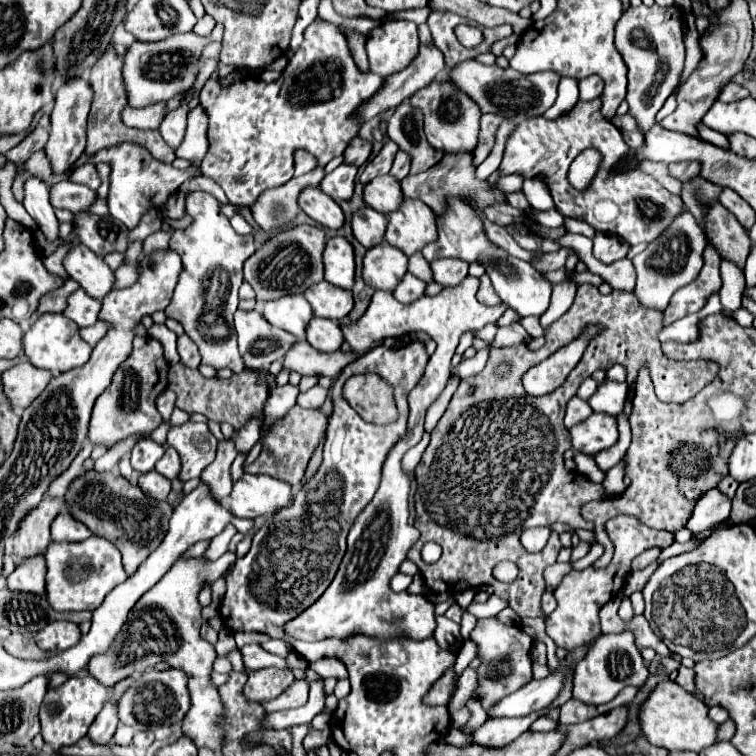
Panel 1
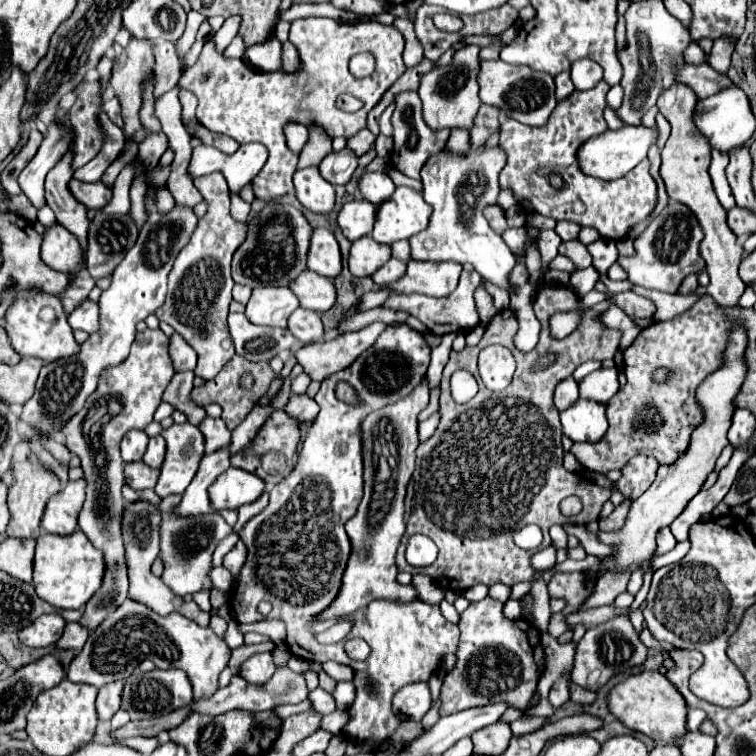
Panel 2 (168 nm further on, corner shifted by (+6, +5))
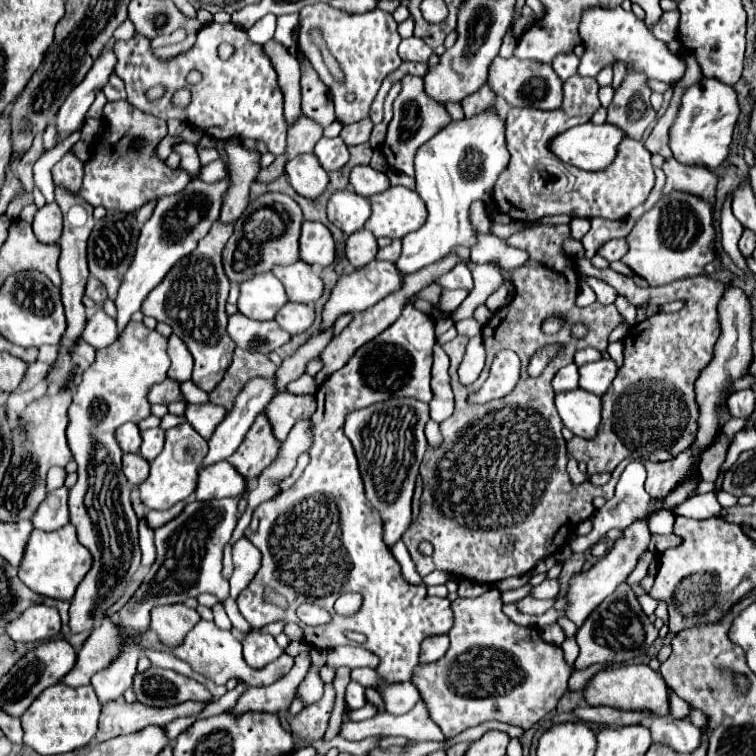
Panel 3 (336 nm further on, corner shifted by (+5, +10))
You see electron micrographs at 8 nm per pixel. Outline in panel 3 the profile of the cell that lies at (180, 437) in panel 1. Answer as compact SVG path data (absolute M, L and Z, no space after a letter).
M186 422L180 428L170 428L166 432L166 446L164 450L150 462L150 476L138 486L140 500L146 504L148 510L164 510L172 508L172 504L188 498L198 480L198 470L202 468L202 460L208 452L206 440Z

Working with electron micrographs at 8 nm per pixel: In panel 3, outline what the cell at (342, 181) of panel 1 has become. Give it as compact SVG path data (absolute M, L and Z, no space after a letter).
M320 138L314 146L314 154L326 172L340 170L348 162L348 148L340 138Z

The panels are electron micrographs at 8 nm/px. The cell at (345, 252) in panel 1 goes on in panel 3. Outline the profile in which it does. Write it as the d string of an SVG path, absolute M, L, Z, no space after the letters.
M304 222L300 230L300 256L316 268L326 268L334 260L334 240L320 222Z

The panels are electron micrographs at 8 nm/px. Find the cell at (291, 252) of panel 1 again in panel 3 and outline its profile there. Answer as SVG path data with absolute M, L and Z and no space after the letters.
M270 192L252 200L244 214L236 220L234 232L228 238L228 244L222 252L224 272L230 278L230 282L240 284L252 274L268 272L274 264L294 264L296 260L300 260L298 238L302 220L304 218L300 206L286 194Z

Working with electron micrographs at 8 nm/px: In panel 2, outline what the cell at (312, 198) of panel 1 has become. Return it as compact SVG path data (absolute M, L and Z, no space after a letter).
M315 167L299 169L293 175L299 203L319 215L327 215L335 205L335 187L331 187Z

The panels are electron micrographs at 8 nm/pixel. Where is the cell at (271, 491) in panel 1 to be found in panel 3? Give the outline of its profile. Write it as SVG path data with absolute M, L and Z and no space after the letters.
M228 462L210 464L208 468L200 468L196 500L214 500L214 498L230 498L244 494L244 478L236 472L236 468Z

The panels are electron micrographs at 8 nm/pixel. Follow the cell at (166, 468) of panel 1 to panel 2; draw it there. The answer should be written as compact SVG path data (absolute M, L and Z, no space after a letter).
M161 435L149 439L149 445L147 445L147 451L145 451L145 457L143 461L153 467L153 469L159 469L163 465L163 457L165 457L165 439Z

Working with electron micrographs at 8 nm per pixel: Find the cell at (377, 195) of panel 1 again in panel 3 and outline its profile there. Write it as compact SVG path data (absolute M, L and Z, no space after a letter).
M356 166L350 172L350 184L356 194L370 198L378 192L384 192L390 186L390 180L384 172L378 172L372 166Z

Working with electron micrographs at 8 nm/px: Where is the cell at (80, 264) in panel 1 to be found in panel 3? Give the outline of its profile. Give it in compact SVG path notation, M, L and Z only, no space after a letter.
M56 202L42 206L32 222L34 234L38 240L44 240L44 244L56 244L62 234L62 212Z

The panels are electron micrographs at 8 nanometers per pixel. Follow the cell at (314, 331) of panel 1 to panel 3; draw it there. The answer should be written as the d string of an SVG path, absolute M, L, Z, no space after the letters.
M288 302L284 304L284 308L280 308L280 312L274 318L286 332L290 334L300 334L304 330L308 330L314 322L314 310L306 304L294 304Z

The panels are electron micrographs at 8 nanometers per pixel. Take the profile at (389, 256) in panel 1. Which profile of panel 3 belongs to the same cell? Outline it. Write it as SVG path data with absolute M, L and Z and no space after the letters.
M364 228L350 234L346 240L346 258L350 260L350 264L354 268L368 264L376 256L376 252L378 252L376 238L372 236L372 232L368 232Z

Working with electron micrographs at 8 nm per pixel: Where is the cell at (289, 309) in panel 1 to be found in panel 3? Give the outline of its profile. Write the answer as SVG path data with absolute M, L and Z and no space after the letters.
M264 272L262 276L252 276L252 280L244 280L240 284L238 312L252 320L272 320L276 312L288 302L284 286L272 272Z

